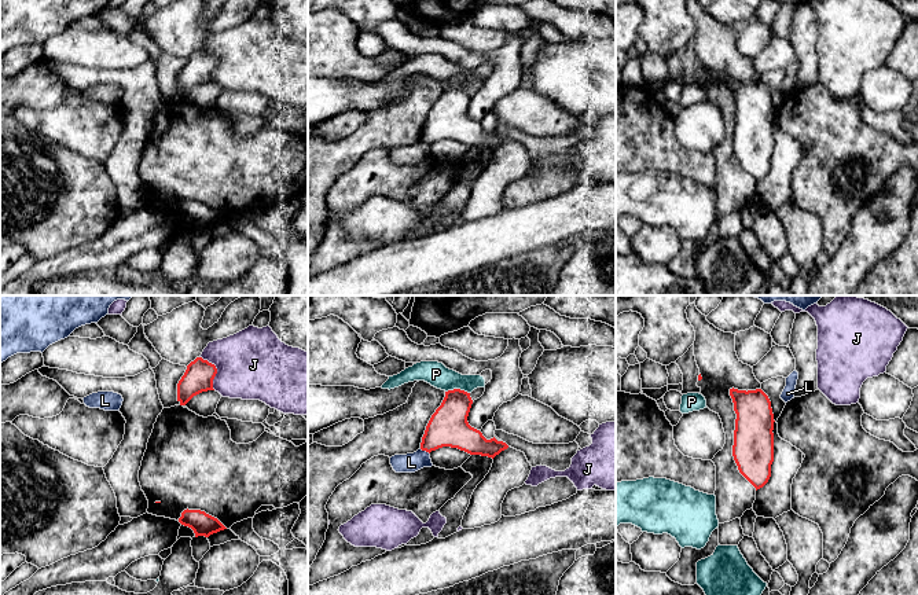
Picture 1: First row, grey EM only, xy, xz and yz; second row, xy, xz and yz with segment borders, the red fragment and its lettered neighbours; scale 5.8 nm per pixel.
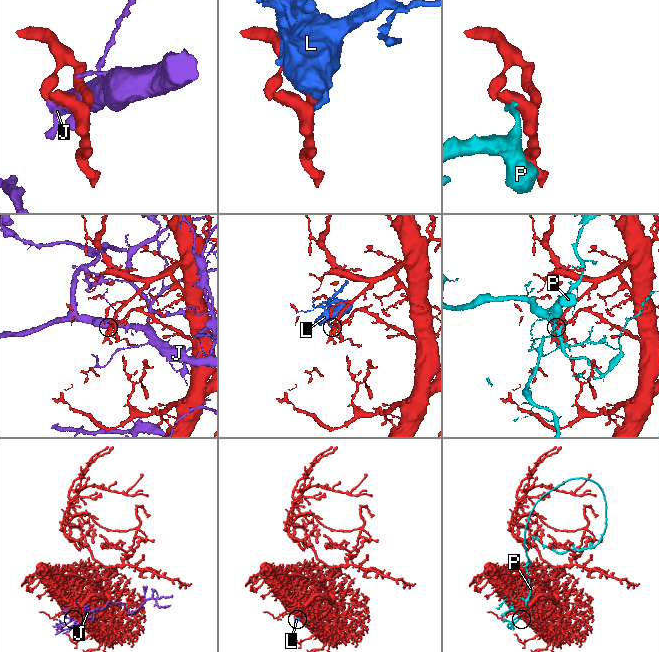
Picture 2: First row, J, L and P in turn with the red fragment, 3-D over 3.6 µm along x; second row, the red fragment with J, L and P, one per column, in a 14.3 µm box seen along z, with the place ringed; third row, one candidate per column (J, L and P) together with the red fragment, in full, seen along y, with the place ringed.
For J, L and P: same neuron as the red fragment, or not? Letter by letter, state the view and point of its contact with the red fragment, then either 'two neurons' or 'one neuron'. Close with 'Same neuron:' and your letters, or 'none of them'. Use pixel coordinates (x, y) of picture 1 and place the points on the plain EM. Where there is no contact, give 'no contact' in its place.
J: xy (216, 62) | two neurons
L: xz (425, 142) | two neurons
P: xz (458, 81) | two neurons
Same neuron: none of them

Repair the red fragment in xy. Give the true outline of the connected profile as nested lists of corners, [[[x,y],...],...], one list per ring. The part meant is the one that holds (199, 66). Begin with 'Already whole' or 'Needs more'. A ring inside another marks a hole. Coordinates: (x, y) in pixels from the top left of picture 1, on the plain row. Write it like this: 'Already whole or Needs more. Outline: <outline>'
Already whole. Outline: [[[197,49],[187,58],[187,62],[177,76],[177,93],[180,98],[186,98],[194,88],[214,82],[213,71],[217,66],[214,56]]]

